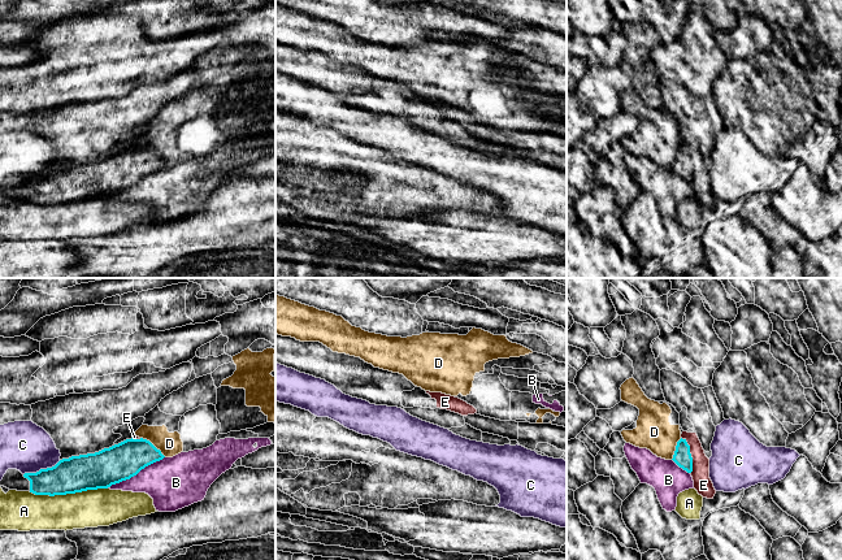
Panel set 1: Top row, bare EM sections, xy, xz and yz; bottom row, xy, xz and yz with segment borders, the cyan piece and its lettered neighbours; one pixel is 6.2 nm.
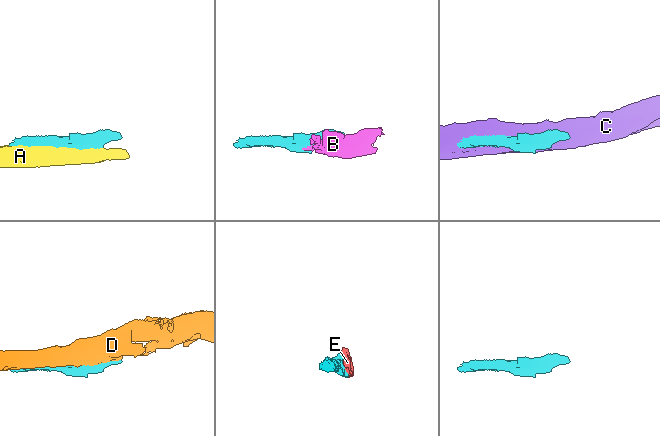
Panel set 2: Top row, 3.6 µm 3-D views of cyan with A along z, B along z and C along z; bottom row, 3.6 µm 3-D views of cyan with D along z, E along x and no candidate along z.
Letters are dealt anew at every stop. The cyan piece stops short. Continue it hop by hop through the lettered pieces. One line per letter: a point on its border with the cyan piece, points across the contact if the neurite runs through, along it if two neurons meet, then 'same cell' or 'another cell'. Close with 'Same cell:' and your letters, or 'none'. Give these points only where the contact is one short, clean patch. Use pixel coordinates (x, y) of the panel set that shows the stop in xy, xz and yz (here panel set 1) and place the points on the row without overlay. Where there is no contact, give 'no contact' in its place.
A: xy (68, 202) | another cell
B: xy (135, 183) | another cell
C: xy (42, 178) | another cell
D: xy (152, 153) | another cell
E: yz (690, 164) | same cell
Same cell: E

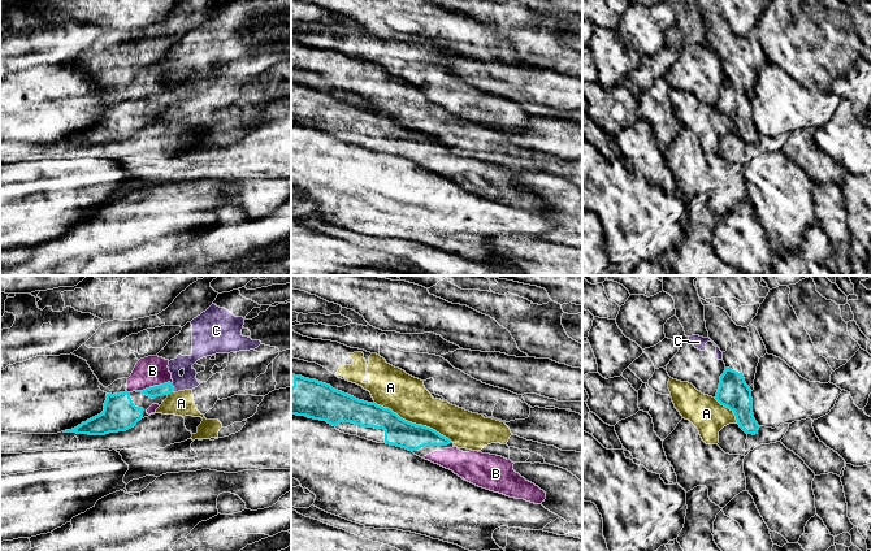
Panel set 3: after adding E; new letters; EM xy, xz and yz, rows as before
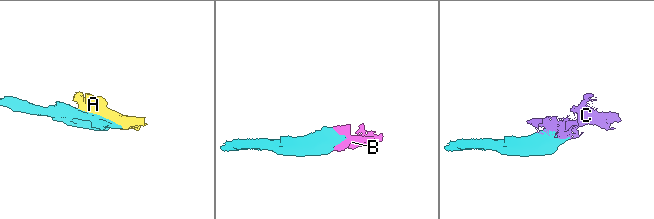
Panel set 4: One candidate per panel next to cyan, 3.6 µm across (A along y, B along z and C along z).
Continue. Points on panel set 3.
A: xz (414, 133) | another cell
B: xy (154, 95) | same cell
C: xy (173, 96) | another cell
Same cell: B

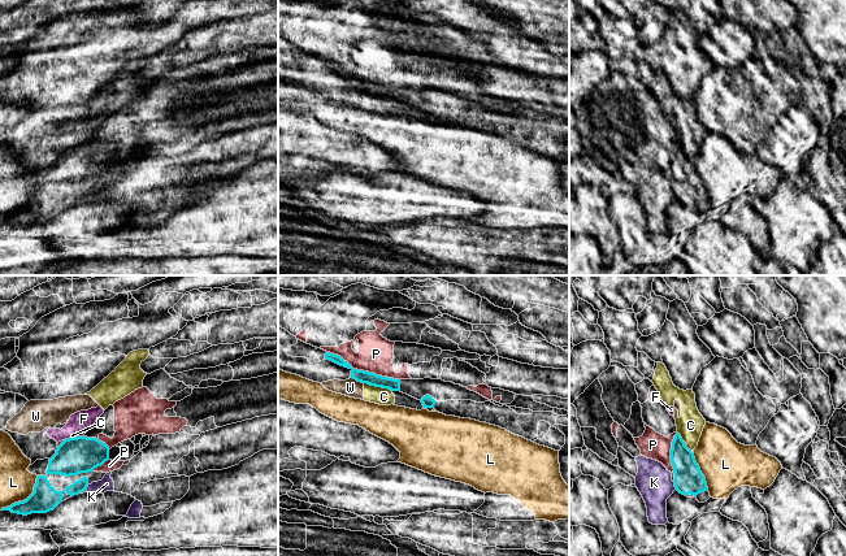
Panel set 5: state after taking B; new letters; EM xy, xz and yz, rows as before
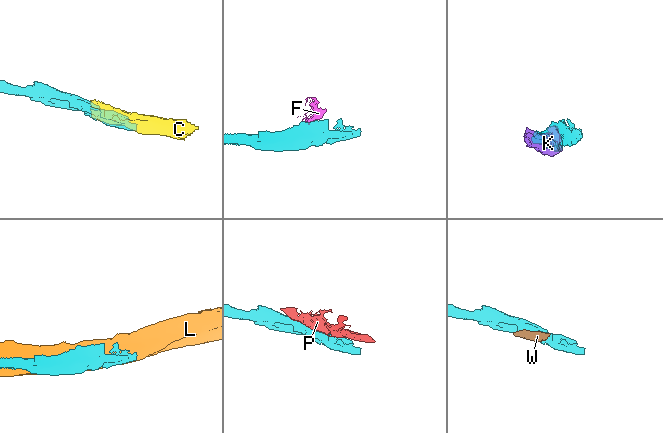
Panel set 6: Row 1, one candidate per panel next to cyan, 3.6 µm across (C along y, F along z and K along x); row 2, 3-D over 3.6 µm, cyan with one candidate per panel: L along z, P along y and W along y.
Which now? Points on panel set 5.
C: xz (378, 95) | along xz (364, 91), (372, 95), (387, 96), (391, 100) | another cell
F: xy (66, 148) | along xy (69, 146), (64, 150) | another cell
K: yz (675, 195) | another cell
L: xy (24, 209) | another cell
P: xz (363, 79) | another cell
W: xz (358, 90) | along xz (351, 86), (363, 92) | another cell
Same cell: none

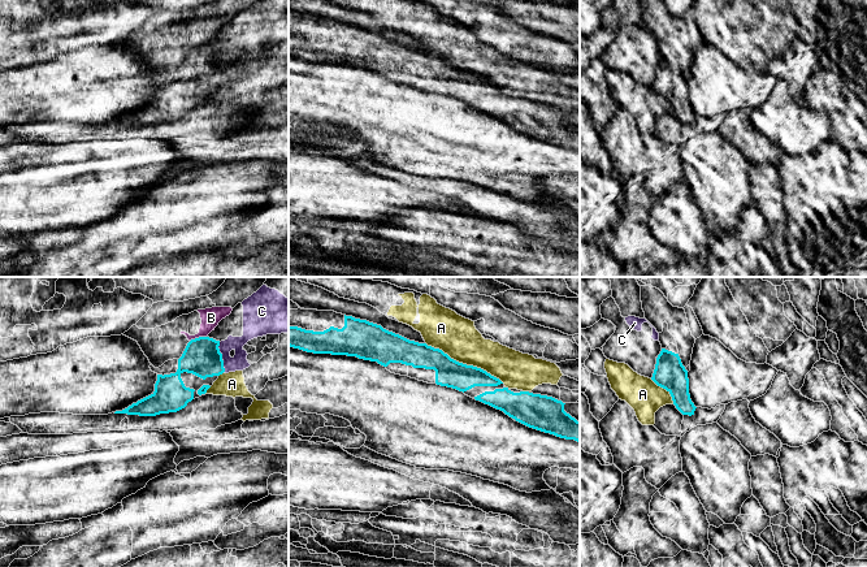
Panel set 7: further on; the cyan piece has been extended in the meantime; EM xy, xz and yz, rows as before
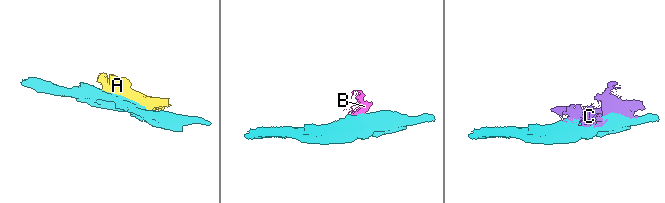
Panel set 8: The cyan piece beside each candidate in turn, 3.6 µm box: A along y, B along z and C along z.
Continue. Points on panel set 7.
A: xz (464, 73) | another cell
B: xy (199, 46) | along xy (206, 44), (199, 44), (190, 50) | another cell
C: xy (221, 66) | another cell
Same cell: none

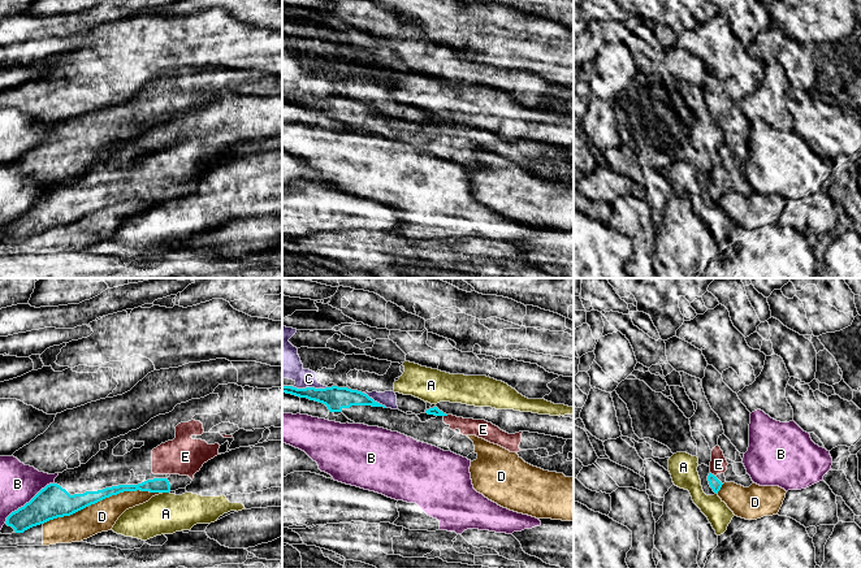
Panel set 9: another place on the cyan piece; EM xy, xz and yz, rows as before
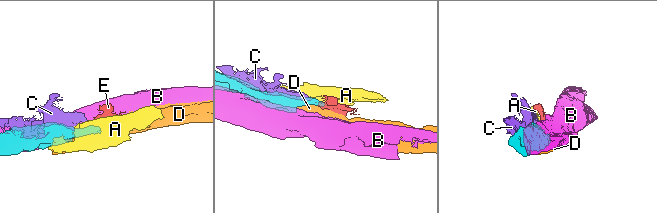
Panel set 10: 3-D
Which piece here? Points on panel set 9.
A: xy (165, 200) | along xy (163, 200), (168, 202) | another cell
B: xy (29, 211) | another cell
C: xz (311, 96) | another cell
D: xy (102, 208) | along xy (161, 200), (124, 199), (69, 224), (50, 228), (43, 233) | another cell
E: yz (713, 183) | across yz (714, 191), (713, 183), (718, 173) | same cell
Same cell: E

